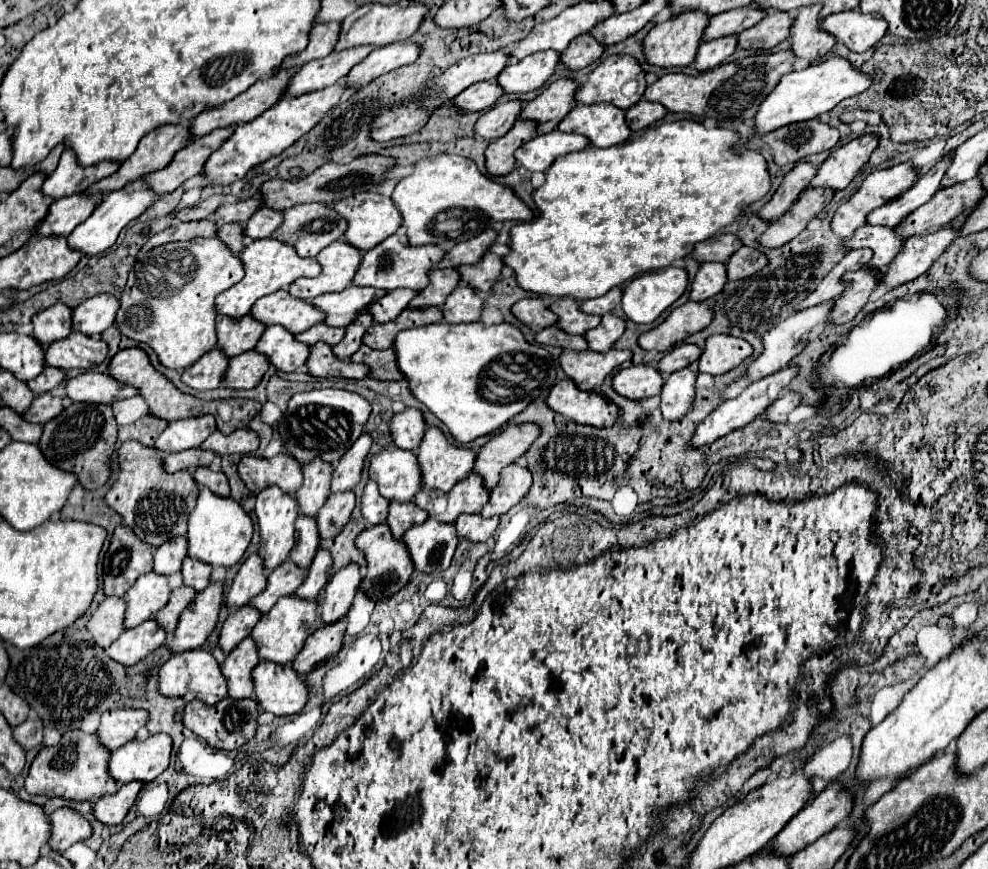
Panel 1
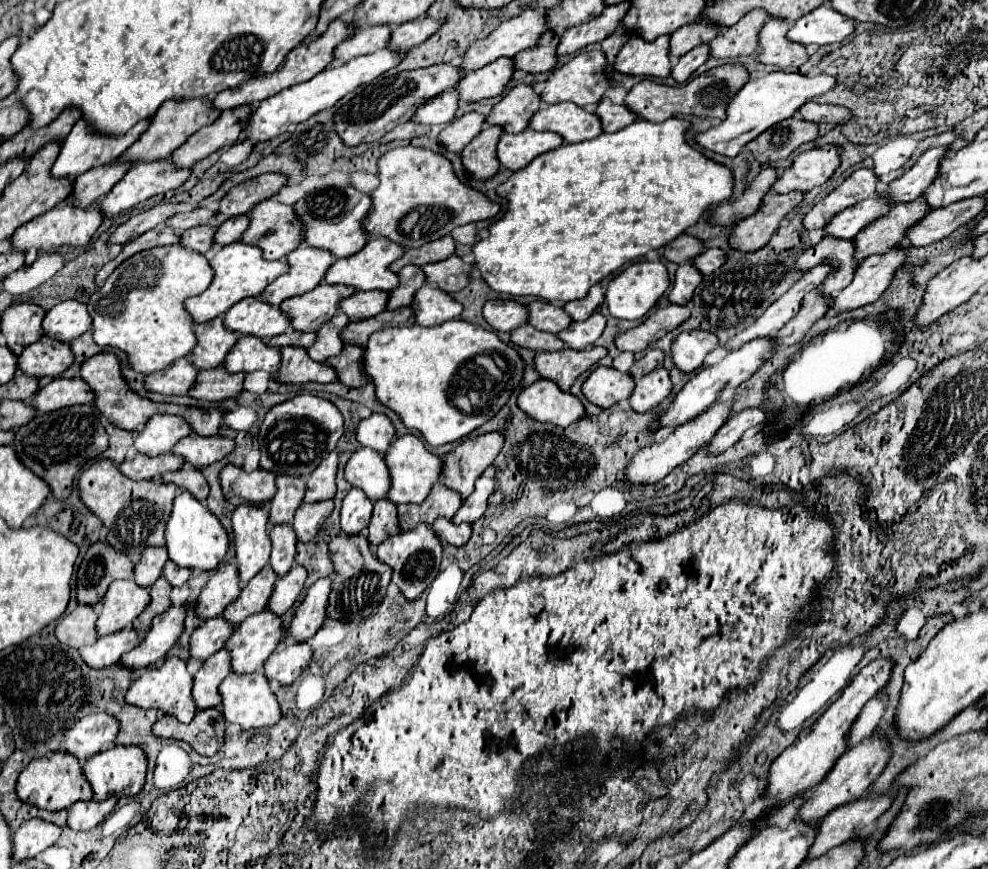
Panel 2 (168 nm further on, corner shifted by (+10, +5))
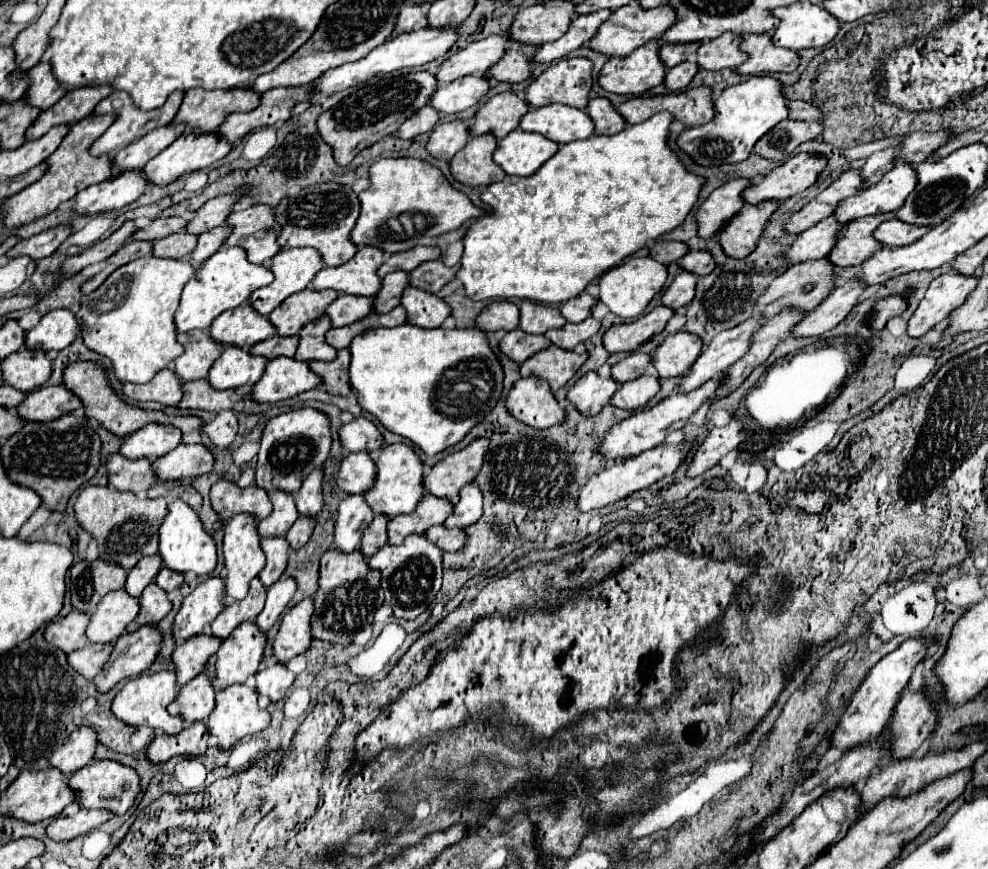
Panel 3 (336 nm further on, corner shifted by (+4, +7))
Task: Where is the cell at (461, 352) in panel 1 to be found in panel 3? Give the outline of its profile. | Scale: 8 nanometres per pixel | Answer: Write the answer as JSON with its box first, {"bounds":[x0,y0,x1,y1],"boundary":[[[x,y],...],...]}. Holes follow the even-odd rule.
{"bounds":[350,324,502,456],"boundary":[[[412,324],[396,328],[376,328],[358,334],[350,342],[350,386],[356,392],[358,404],[368,414],[376,416],[382,426],[420,448],[426,456],[458,444],[474,424],[478,424],[496,406],[502,392],[502,366],[490,350],[486,334],[478,328],[468,330],[422,330]]]}

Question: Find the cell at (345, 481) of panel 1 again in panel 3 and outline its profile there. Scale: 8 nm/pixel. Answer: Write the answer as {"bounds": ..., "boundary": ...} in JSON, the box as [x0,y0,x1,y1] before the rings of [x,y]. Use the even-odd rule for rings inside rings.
{"bounds":[294,470,322,518],"boundary":[[[312,470],[298,492],[294,492],[296,508],[302,516],[314,518],[322,510],[322,470]]]}

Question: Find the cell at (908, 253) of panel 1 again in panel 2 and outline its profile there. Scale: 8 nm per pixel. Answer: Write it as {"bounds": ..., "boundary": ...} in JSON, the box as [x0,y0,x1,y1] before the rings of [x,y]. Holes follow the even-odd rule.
{"bounds":[832,248,906,312],"boundary":[[[892,248],[892,252],[864,258],[856,270],[854,280],[842,292],[832,296],[832,308],[846,312],[878,300],[904,262],[906,248]]]}

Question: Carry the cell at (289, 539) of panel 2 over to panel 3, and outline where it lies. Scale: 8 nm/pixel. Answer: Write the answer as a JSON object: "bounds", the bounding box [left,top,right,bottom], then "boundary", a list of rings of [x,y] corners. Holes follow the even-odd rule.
{"bounds":[258,538,290,588],"boundary":[[[262,538],[260,542],[262,542],[262,552],[266,554],[266,566],[262,568],[258,578],[268,588],[282,576],[290,550],[284,538]]]}

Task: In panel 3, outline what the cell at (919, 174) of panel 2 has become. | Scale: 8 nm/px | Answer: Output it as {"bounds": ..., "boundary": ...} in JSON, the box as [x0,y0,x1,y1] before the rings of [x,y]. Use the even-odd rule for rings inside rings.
{"bounds":[834,162,918,224],"boundary":[[[900,162],[890,172],[886,172],[878,184],[842,200],[834,210],[834,216],[840,224],[846,224],[864,216],[876,216],[880,212],[884,214],[898,210],[898,206],[902,206],[906,196],[914,190],[916,182],[918,178],[912,166]]]}

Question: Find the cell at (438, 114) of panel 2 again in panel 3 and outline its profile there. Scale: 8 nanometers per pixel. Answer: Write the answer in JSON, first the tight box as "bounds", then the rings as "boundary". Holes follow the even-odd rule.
{"bounds":[394,106,438,140],"boundary":[[[424,106],[422,110],[416,110],[396,132],[394,136],[396,138],[402,138],[402,140],[412,140],[414,136],[418,134],[424,134],[424,132],[430,132],[438,122],[438,114],[432,106]]]}

